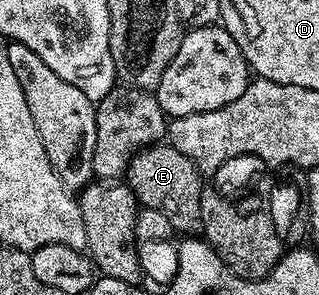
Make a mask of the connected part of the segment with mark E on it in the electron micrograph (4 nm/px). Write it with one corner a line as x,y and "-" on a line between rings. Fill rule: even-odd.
152,145
137,151
131,158
127,164
125,183
144,208
165,213
176,232
195,233
201,227
201,197
205,190
203,179
193,161
189,161
183,153
177,153
175,147

